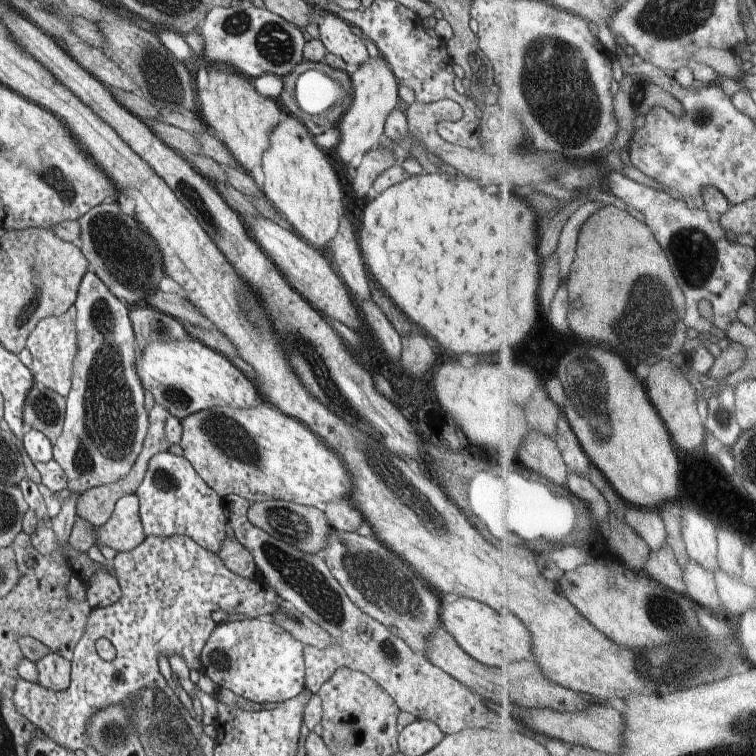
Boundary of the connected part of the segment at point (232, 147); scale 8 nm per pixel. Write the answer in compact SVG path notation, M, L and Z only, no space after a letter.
M214 68L208 74L210 78L208 88L197 90L203 122L225 145L239 168L250 175L254 168L262 165L263 155L270 147L270 134L281 122L280 108L274 99L258 94L251 80L238 72Z

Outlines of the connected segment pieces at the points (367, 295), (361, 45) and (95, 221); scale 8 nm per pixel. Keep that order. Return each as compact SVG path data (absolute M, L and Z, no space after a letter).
M345 216L340 220L336 237L332 240L330 248L334 251L334 254L332 254L332 266L338 268L338 277L347 287L350 296L357 303L360 301L368 301L371 298L369 278L363 264L356 236L354 236L354 228L352 228L350 220Z
M321 11L317 23L320 30L319 40L325 45L327 53L342 58L350 71L362 67L369 60L364 38L358 38L350 30L348 22L333 13Z
M108 200L106 204L100 204L86 212L79 220L81 227L81 236L78 242L81 252L88 260L89 264L96 268L95 274L102 280L102 283L116 296L120 301L126 304L145 304L146 298L150 297L157 289L159 282L164 275L163 261L161 253L152 242L150 236L138 225L133 216L127 216L120 212L116 200Z

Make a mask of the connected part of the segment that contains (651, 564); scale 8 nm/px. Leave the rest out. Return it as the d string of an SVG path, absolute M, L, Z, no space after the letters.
M667 544L661 550L653 550L650 561L647 563L647 570L653 579L681 594L688 594L685 568L682 568L682 564L678 562L678 556L672 546Z

